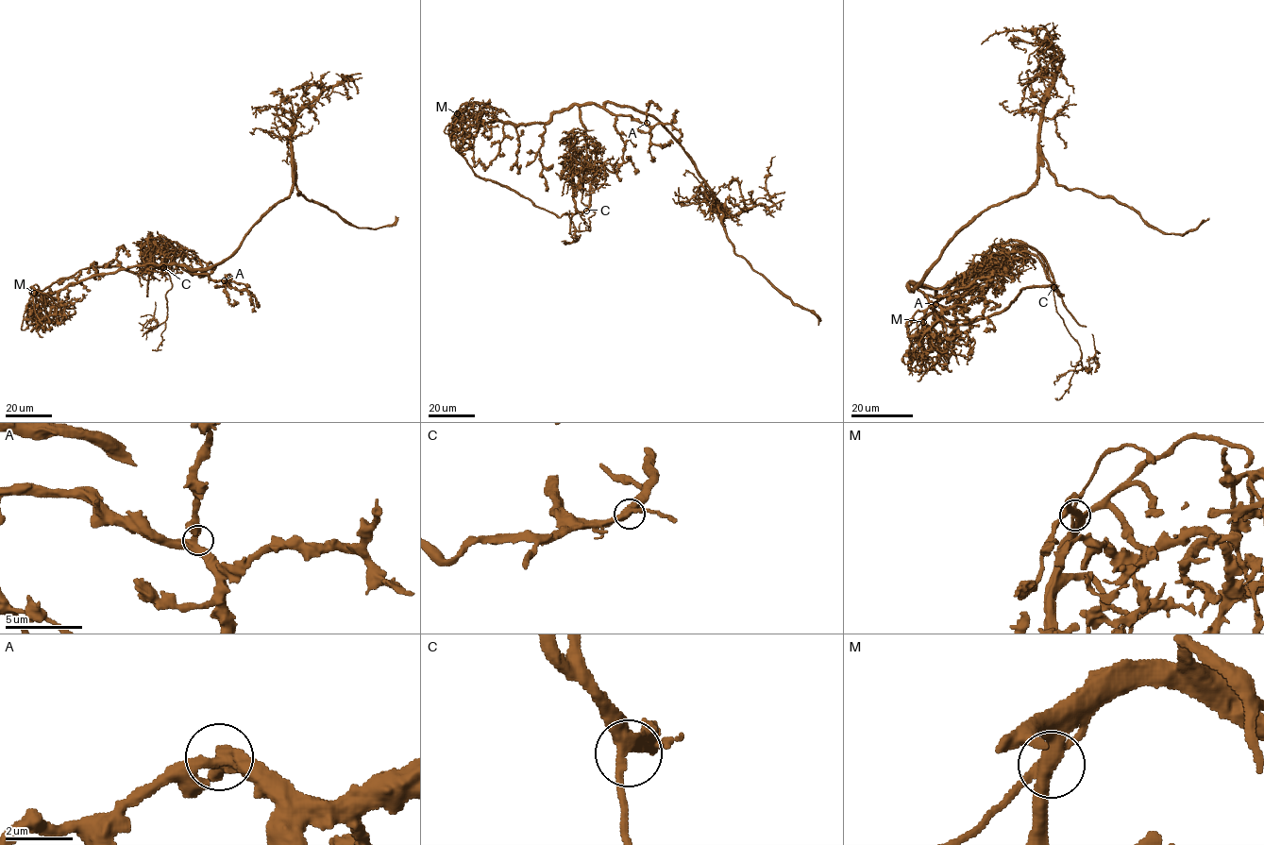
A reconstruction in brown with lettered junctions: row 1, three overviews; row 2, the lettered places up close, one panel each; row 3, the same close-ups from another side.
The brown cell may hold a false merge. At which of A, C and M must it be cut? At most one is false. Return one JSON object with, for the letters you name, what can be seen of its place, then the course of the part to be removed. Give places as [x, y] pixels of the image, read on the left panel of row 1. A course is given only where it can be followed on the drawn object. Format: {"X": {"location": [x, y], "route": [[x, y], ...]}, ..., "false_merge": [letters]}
{"M": {"location": [34, 293], "route": [[34, 293], [31, 288], [33, 295], [90, 267], [147, 273], [153, 267], [150, 233], [148, 268], [171, 271]]}, "false_merge": ["M"]}

